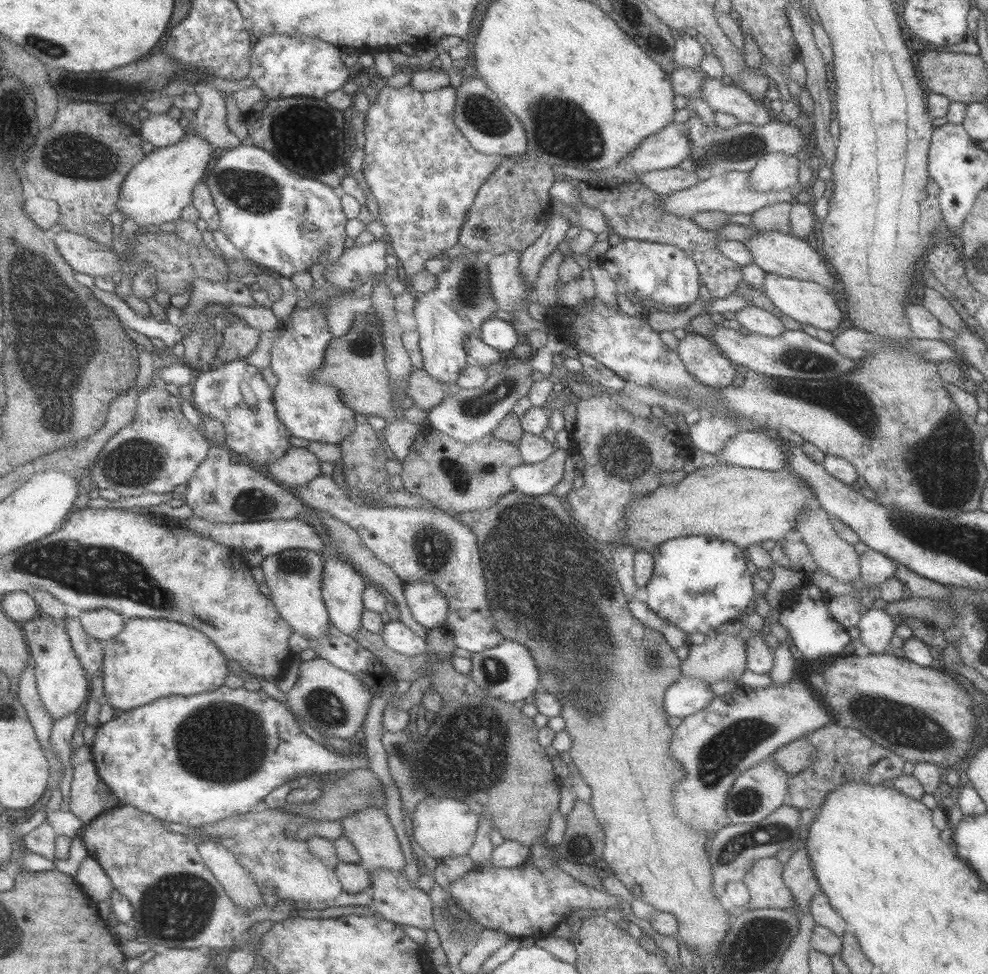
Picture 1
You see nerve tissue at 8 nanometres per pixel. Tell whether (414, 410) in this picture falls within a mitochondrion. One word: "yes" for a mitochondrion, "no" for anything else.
no

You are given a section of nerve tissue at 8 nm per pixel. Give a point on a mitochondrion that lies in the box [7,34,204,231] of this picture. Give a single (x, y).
(66, 151)

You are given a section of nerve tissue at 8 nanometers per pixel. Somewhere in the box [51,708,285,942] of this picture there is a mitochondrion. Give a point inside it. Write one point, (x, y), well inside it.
(155, 912)

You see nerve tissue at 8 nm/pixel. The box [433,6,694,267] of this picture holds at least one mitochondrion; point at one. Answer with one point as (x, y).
(561, 129)

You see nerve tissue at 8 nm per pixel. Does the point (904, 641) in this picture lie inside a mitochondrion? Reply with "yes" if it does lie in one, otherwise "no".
no

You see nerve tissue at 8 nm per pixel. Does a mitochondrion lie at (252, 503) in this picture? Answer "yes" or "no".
yes

